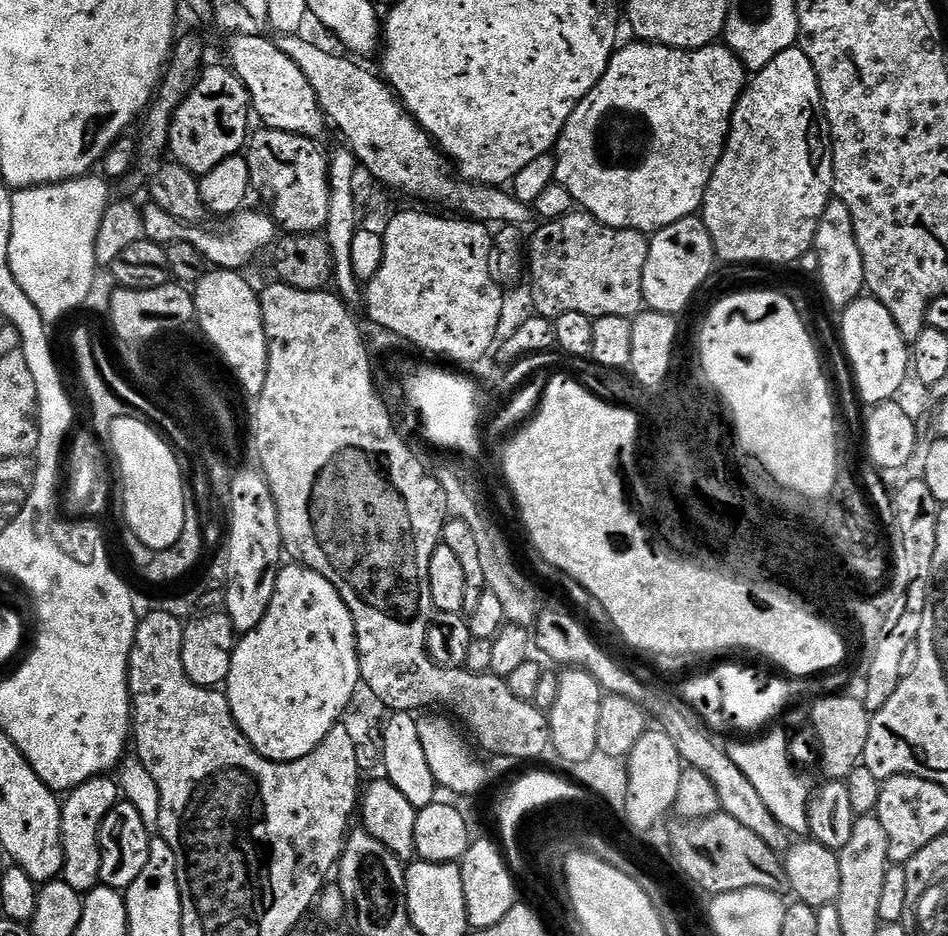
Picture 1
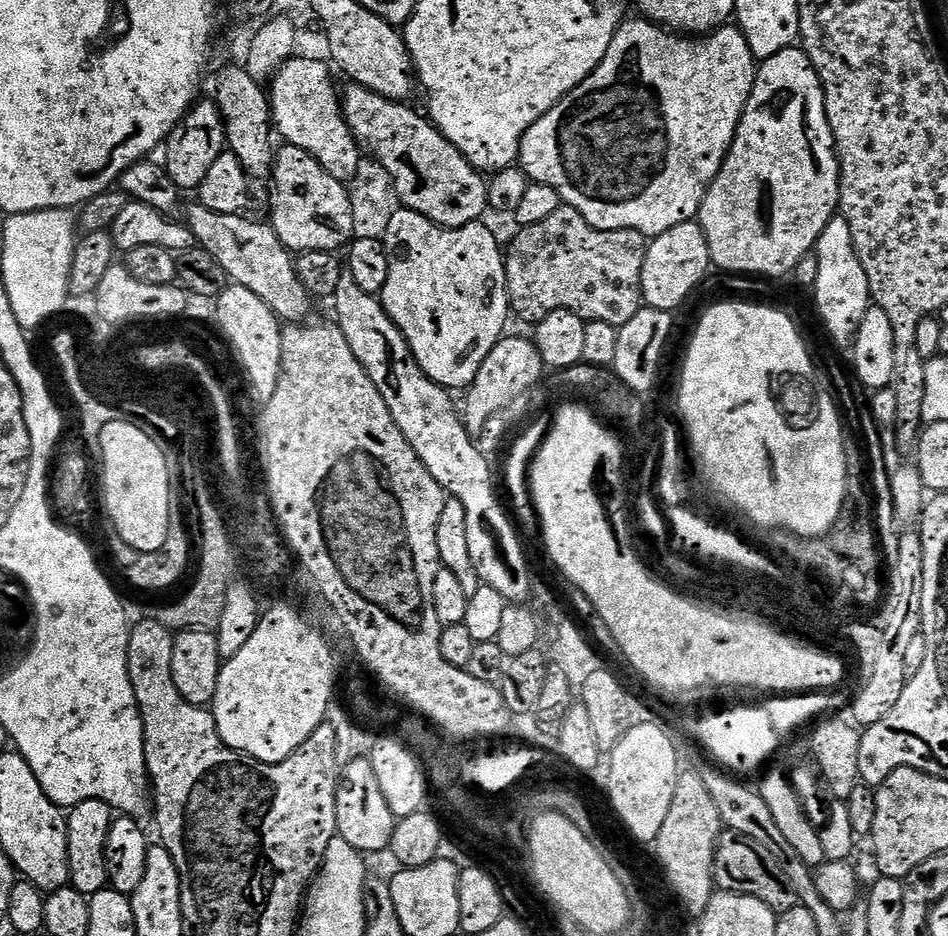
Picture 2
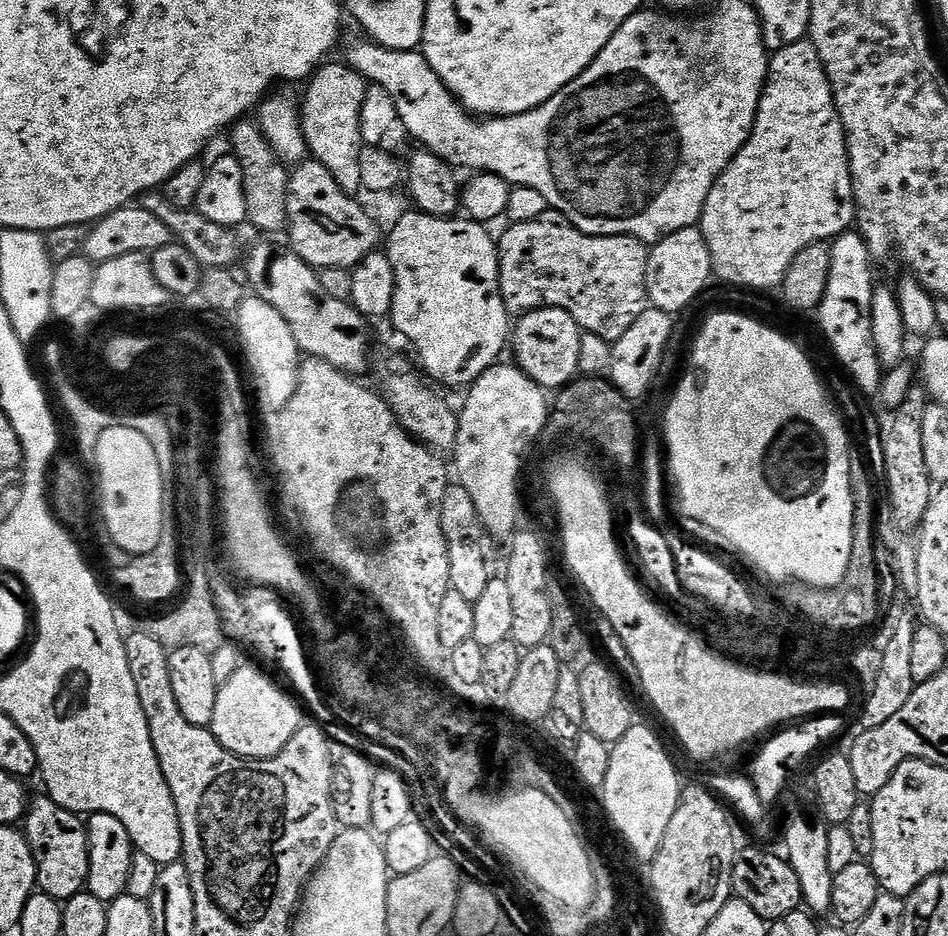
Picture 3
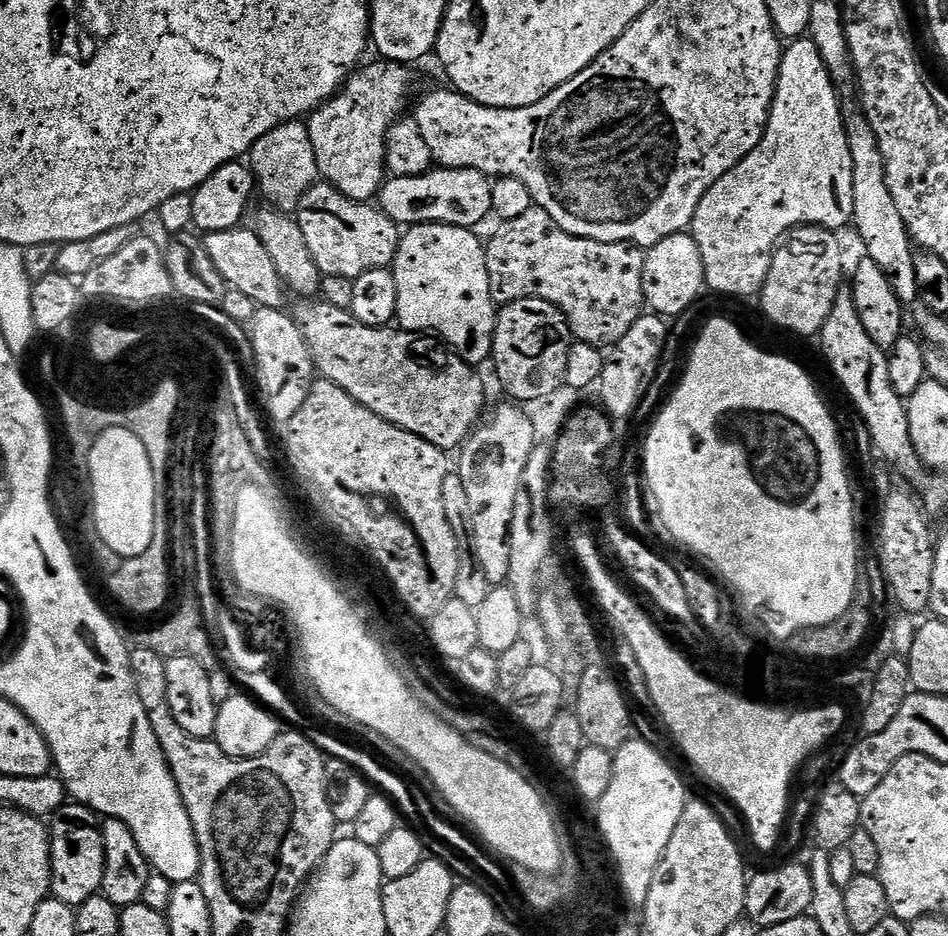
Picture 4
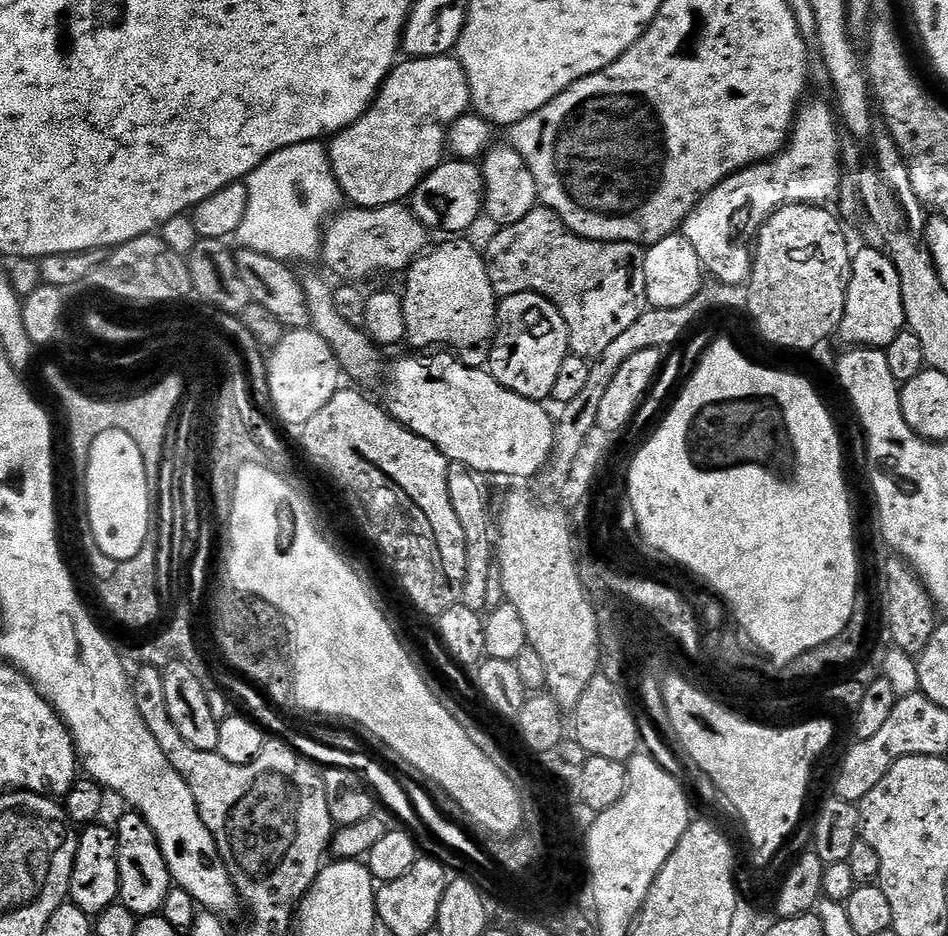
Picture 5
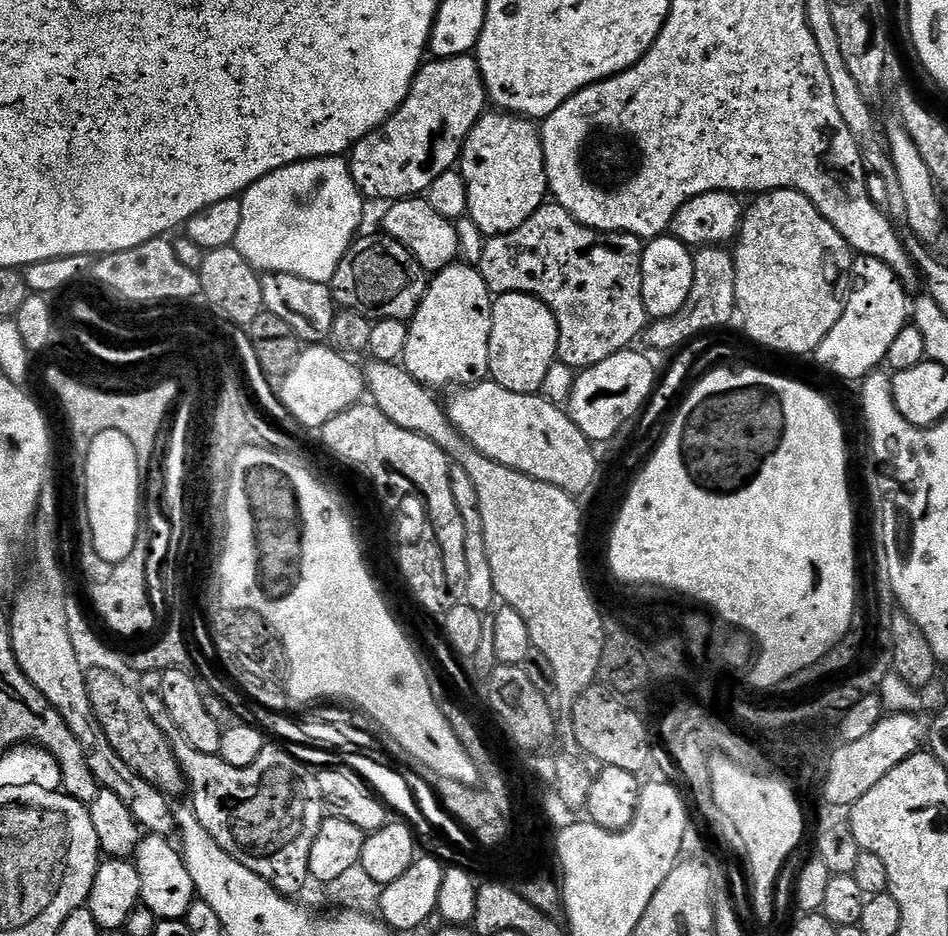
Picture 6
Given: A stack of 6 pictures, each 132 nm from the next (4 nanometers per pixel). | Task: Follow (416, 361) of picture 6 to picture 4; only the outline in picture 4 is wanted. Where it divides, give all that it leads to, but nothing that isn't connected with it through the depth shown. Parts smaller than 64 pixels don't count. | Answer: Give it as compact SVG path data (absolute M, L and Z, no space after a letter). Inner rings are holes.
M413 224L401 235L396 257L390 267L394 274L394 286L398 286L395 323L406 332L433 332L441 336L465 364L480 366L492 354L498 306L490 294L490 274L486 270L484 253L486 244L476 234L473 229L449 224Z

